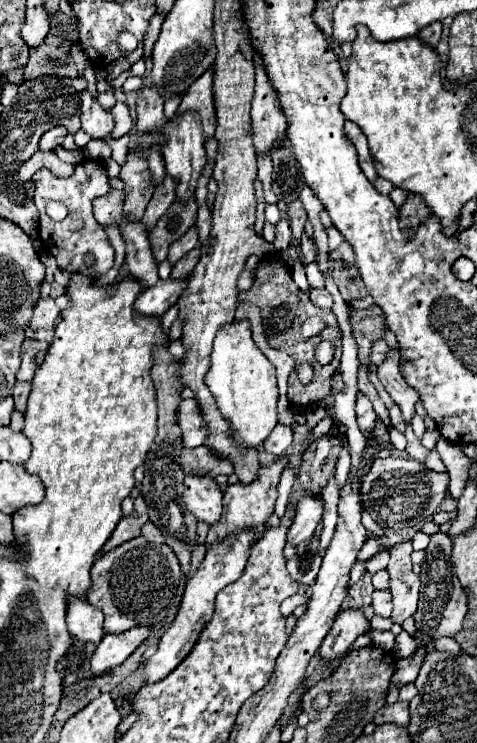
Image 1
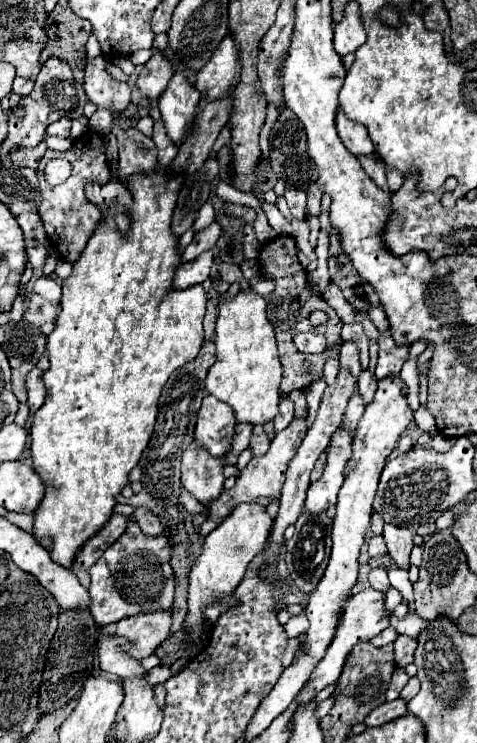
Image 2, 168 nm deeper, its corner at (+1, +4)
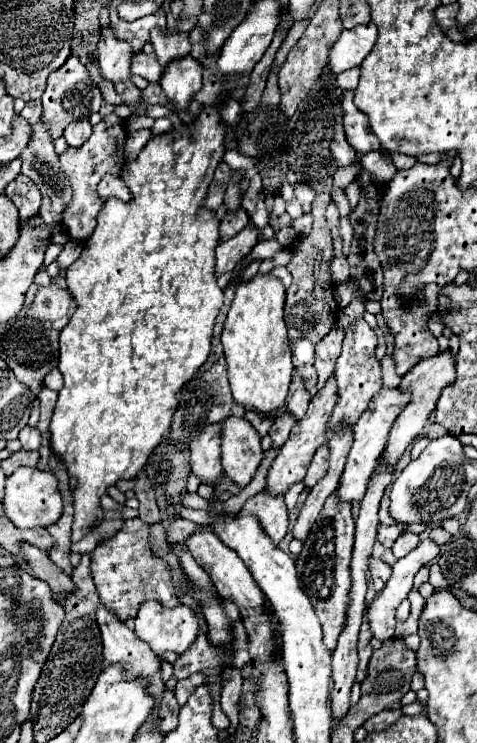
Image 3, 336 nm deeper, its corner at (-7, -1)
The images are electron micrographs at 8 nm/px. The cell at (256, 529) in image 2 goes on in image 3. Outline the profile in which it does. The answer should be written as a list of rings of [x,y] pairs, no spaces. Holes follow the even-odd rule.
[[[261,491],[249,497],[241,509],[241,515],[249,515],[249,513],[255,513],[259,517],[261,527],[273,539],[273,543],[281,541],[289,531],[289,511],[283,501],[283,495],[271,497],[271,493]]]

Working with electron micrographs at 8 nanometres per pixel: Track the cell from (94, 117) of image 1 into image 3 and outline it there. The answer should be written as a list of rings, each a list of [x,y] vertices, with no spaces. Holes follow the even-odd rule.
[[[111,27],[101,29],[101,39],[97,49],[99,49],[99,67],[105,81],[119,83],[131,77],[129,67],[135,53],[131,53],[131,45],[127,45],[127,41],[119,41],[111,33]]]

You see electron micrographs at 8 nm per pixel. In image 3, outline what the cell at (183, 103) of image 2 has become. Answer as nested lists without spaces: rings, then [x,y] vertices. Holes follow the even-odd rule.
[[[191,55],[181,57],[179,61],[173,61],[171,65],[167,65],[167,69],[163,69],[159,83],[177,109],[187,109],[187,105],[193,101],[193,95],[203,85],[201,73],[201,63]]]

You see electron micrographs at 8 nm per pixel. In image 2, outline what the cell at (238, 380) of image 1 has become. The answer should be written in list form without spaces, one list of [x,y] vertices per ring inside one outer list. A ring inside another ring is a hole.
[[[239,292],[233,300],[219,306],[215,328],[217,362],[207,374],[205,388],[217,400],[227,402],[233,408],[237,422],[251,426],[265,426],[277,416],[279,408],[279,382],[281,364],[275,344],[275,332],[267,320],[267,302],[263,296],[251,292]]]

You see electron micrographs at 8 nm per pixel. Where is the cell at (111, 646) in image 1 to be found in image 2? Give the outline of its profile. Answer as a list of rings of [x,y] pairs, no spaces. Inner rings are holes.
[[[151,612],[151,614],[137,614],[123,618],[117,624],[115,636],[123,636],[135,644],[135,658],[143,660],[153,650],[169,638],[169,628],[171,628],[171,614],[169,612]]]

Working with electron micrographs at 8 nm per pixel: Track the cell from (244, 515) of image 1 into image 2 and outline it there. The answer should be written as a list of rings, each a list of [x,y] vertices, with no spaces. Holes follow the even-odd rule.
[[[293,420],[291,426],[287,426],[283,432],[277,432],[275,438],[271,440],[271,446],[267,450],[265,456],[259,456],[259,458],[253,458],[239,474],[237,478],[237,484],[231,488],[231,490],[225,490],[221,492],[219,500],[213,500],[210,504],[211,520],[219,520],[223,522],[229,512],[233,512],[239,504],[243,502],[249,502],[249,504],[261,504],[261,506],[269,506],[273,500],[279,500],[281,496],[281,488],[283,488],[283,480],[285,480],[285,472],[287,472],[287,464],[291,462],[291,458],[295,456],[303,436],[307,432],[307,424],[305,420]]]

